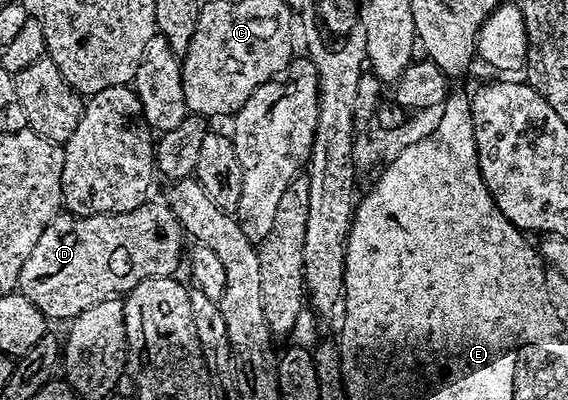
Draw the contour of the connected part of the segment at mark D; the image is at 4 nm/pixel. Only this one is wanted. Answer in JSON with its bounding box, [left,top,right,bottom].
[18,202,186,322]

